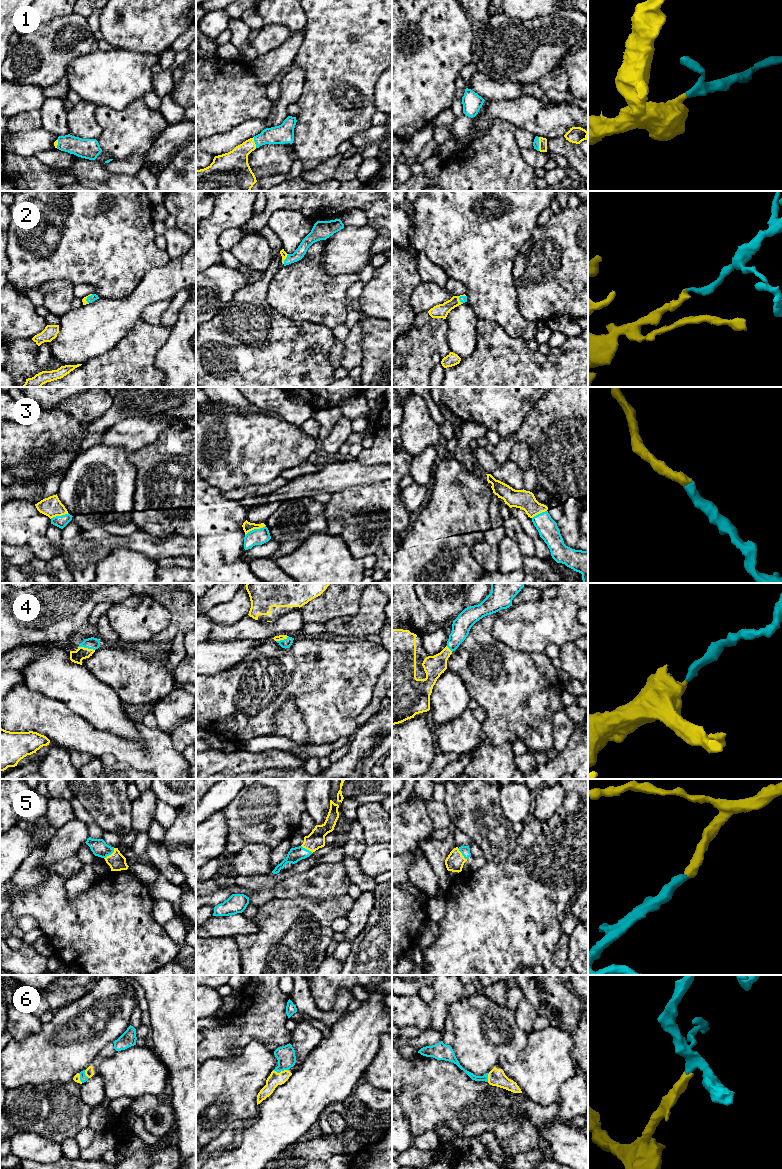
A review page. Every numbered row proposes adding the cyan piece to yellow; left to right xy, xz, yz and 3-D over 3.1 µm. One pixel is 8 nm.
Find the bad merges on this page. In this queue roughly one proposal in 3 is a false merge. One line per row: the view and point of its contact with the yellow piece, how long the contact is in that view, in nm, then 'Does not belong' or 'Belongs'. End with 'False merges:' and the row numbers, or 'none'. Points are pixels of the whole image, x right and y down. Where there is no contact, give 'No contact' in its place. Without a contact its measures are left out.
1: Touches yellow at yz (539, 144). Shared border 110 nm. Belongs
2: Touches yellow at yz (459, 296). Shared border 80 nm. Belongs
3: Touches yellow at xz (255, 528). Shared border 190 nm. Belongs
4: Touches yellow at xy (86, 648). Shared border 140 nm. Belongs
5: Touches yellow at xy (111, 854). Shared border 120 nm. Belongs
6: Touches yellow at xz (281, 1071). Shared border 120 nm. Belongs
False merges: none

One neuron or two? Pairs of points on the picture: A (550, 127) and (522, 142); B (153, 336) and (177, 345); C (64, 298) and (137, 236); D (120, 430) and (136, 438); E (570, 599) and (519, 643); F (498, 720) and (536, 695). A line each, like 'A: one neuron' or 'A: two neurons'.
A: two neurons
B: two neurons
C: two neurons
D: one neuron
E: one neuron
F: one neuron

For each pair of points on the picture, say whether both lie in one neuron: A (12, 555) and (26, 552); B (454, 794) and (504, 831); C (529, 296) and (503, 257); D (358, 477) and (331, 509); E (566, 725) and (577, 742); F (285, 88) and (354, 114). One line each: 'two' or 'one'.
A: one
B: one
C: two
D: two
E: two
F: two

